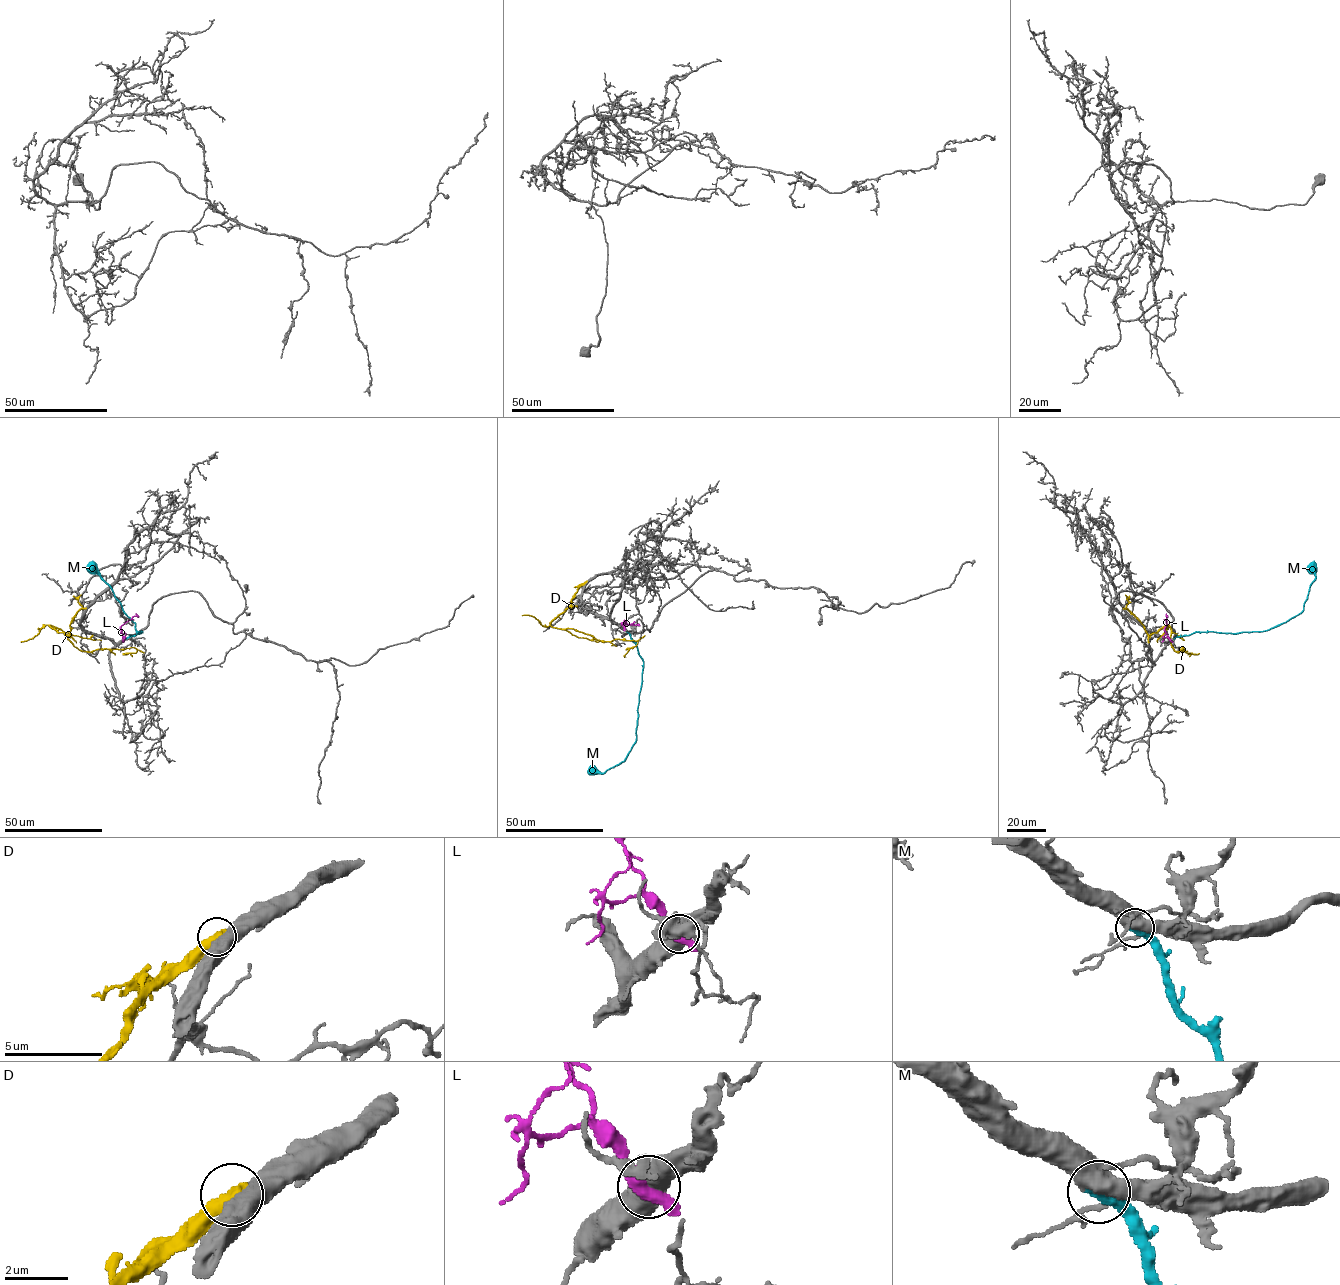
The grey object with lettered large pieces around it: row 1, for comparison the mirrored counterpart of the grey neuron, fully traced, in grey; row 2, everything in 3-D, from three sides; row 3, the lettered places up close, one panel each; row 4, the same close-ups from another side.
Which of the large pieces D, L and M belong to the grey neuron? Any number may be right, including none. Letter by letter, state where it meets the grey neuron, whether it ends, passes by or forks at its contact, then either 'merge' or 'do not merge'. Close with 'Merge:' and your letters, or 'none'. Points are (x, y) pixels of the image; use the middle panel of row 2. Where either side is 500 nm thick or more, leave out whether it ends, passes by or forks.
D: meets grey at (586, 581); do not merge
L: meets grey at (624, 629); do not merge
M: meets grey at (627, 632); merge
Merge: M

